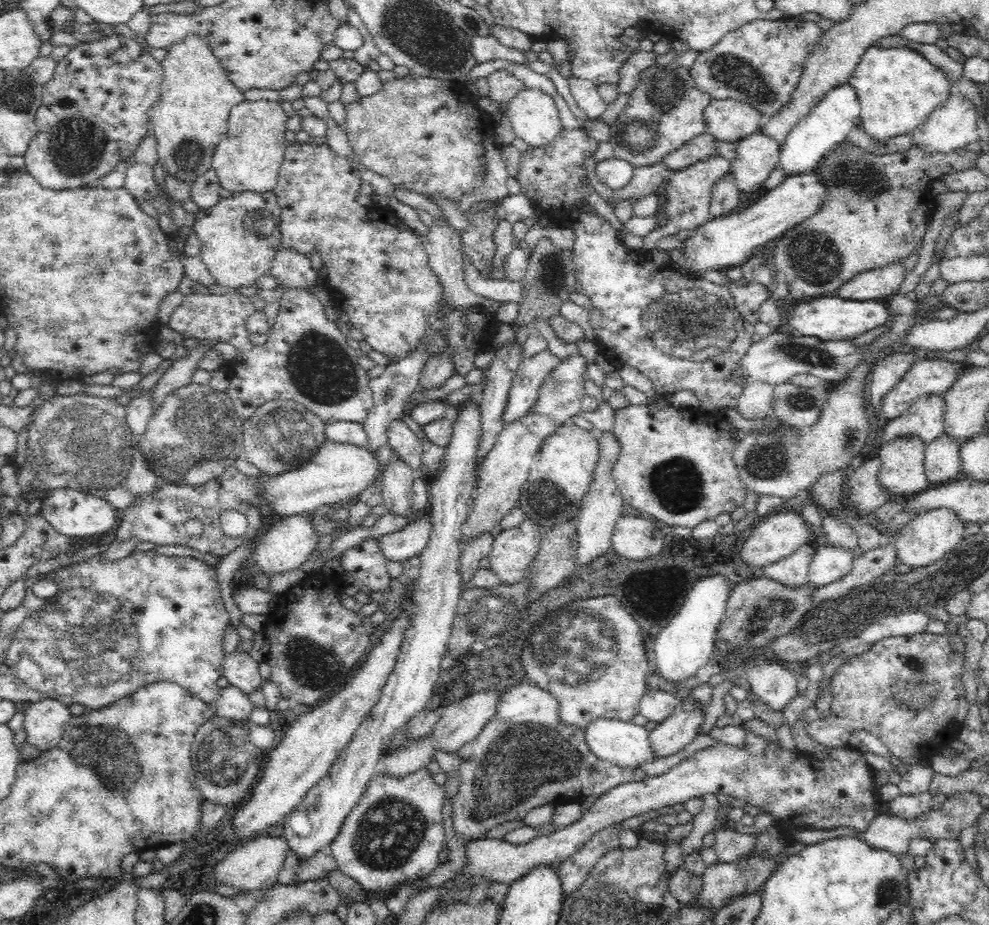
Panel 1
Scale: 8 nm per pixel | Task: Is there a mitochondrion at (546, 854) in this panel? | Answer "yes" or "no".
no

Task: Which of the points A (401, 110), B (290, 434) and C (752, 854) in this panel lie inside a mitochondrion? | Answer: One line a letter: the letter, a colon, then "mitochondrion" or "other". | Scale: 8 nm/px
A: other
B: mitochondrion
C: other

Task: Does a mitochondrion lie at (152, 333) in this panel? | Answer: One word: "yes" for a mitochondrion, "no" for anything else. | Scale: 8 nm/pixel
no

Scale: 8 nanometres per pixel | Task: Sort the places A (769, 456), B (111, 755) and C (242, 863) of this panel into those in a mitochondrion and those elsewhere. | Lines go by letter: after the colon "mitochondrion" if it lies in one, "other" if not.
A: mitochondrion
B: mitochondrion
C: other

